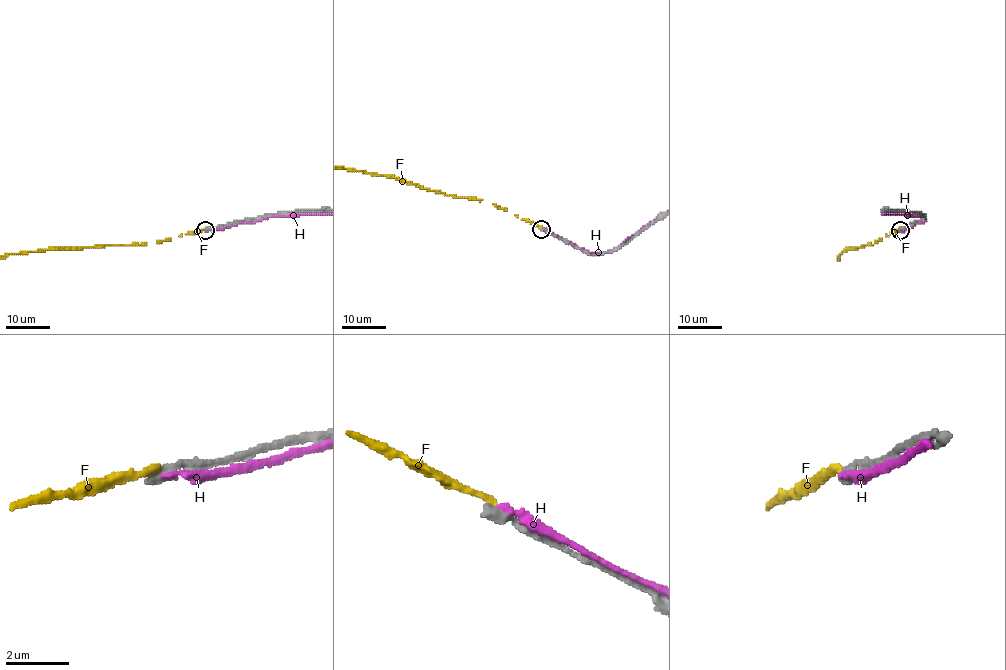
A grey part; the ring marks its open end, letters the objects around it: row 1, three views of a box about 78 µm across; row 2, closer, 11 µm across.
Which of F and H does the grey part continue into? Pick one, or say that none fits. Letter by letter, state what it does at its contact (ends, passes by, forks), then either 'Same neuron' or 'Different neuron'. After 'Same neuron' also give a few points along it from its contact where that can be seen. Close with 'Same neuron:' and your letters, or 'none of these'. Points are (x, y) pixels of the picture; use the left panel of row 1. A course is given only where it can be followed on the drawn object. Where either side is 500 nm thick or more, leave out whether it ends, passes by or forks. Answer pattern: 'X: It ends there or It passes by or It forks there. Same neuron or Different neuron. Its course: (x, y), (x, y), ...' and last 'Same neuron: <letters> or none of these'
F: It ends there. Different neuron
H: It ends there. Different neuron
Same neuron: none of these

